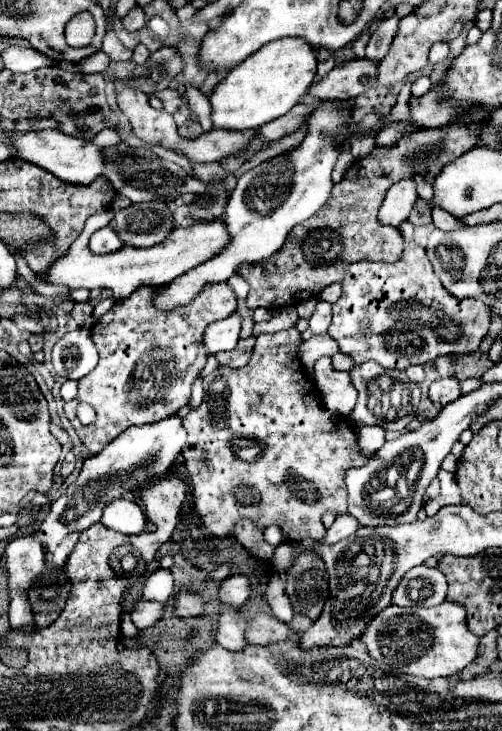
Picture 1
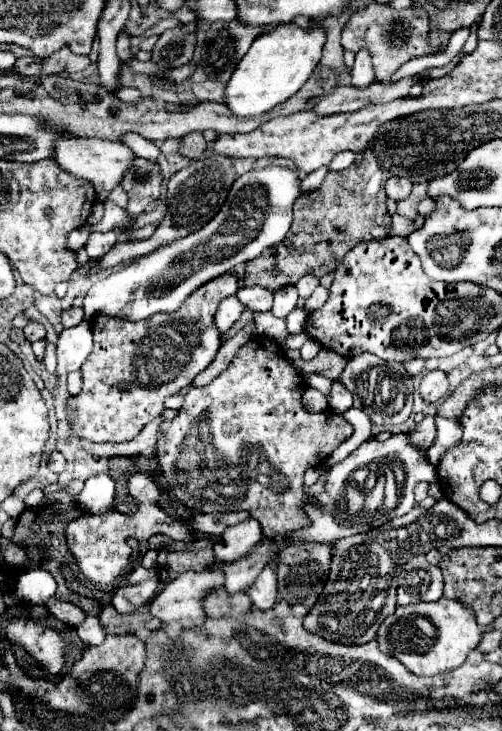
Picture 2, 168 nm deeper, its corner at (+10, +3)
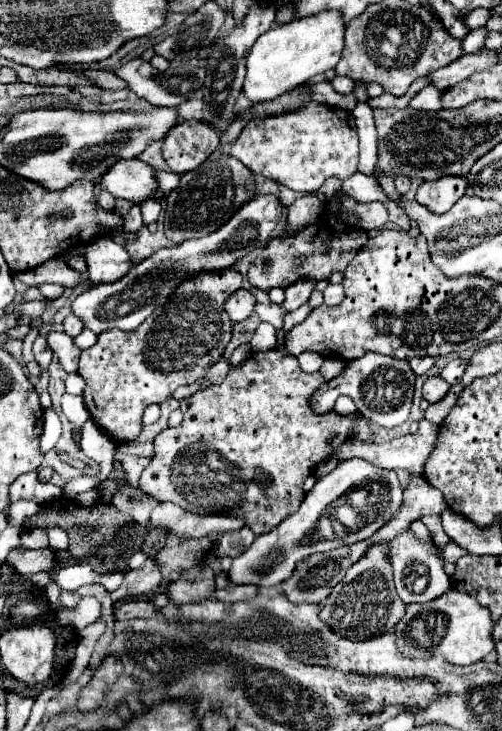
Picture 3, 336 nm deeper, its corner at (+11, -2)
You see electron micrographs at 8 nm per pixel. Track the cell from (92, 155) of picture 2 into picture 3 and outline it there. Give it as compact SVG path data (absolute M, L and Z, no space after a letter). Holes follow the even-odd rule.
M133 157L133 159L117 159L101 177L99 189L109 191L113 197L123 197L133 203L141 203L149 199L155 191L155 179L151 167Z

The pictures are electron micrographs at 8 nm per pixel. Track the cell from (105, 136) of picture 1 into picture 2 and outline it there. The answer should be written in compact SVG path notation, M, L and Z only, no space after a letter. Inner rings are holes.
M126 134L126 140L122 140L122 144L130 144L130 148L140 156L146 158L150 162L156 162L160 156L160 150L154 146L154 142L148 142L144 138L138 138L136 134Z

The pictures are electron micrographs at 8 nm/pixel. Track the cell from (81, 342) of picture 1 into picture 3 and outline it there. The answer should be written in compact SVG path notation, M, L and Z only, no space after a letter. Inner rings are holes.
M83 329L77 337L73 337L73 343L79 347L79 349L89 349L93 347L97 341L97 335L91 331L91 329Z

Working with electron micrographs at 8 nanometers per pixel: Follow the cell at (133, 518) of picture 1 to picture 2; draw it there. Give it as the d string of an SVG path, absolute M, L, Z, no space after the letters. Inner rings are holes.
M94 474L86 480L78 504L88 514L104 514L114 506L114 480L108 474Z

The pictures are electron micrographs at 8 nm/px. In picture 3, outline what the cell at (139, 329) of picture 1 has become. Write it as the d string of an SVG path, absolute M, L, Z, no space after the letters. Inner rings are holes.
M223 269L217 273L199 273L193 281L185 281L185 285L177 287L169 305L157 307L151 317L135 331L105 331L97 337L97 343L91 349L81 351L79 359L79 375L85 379L85 407L91 413L93 421L115 441L115 443L131 443L143 431L143 411L151 403L163 403L173 395L173 391L181 385L191 385L205 377L209 367L223 355L231 339L233 323L229 321L223 303L229 295L233 295L243 285L241 273L235 269Z

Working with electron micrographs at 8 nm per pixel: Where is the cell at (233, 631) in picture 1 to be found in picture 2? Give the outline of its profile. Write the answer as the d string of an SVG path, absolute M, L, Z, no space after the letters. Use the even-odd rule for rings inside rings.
M204 570L204 572L184 572L180 578L172 580L162 592L154 596L150 602L150 614L164 624L178 624L190 630L200 630L206 614L202 610L202 600L214 588L224 586L224 574L220 570Z

